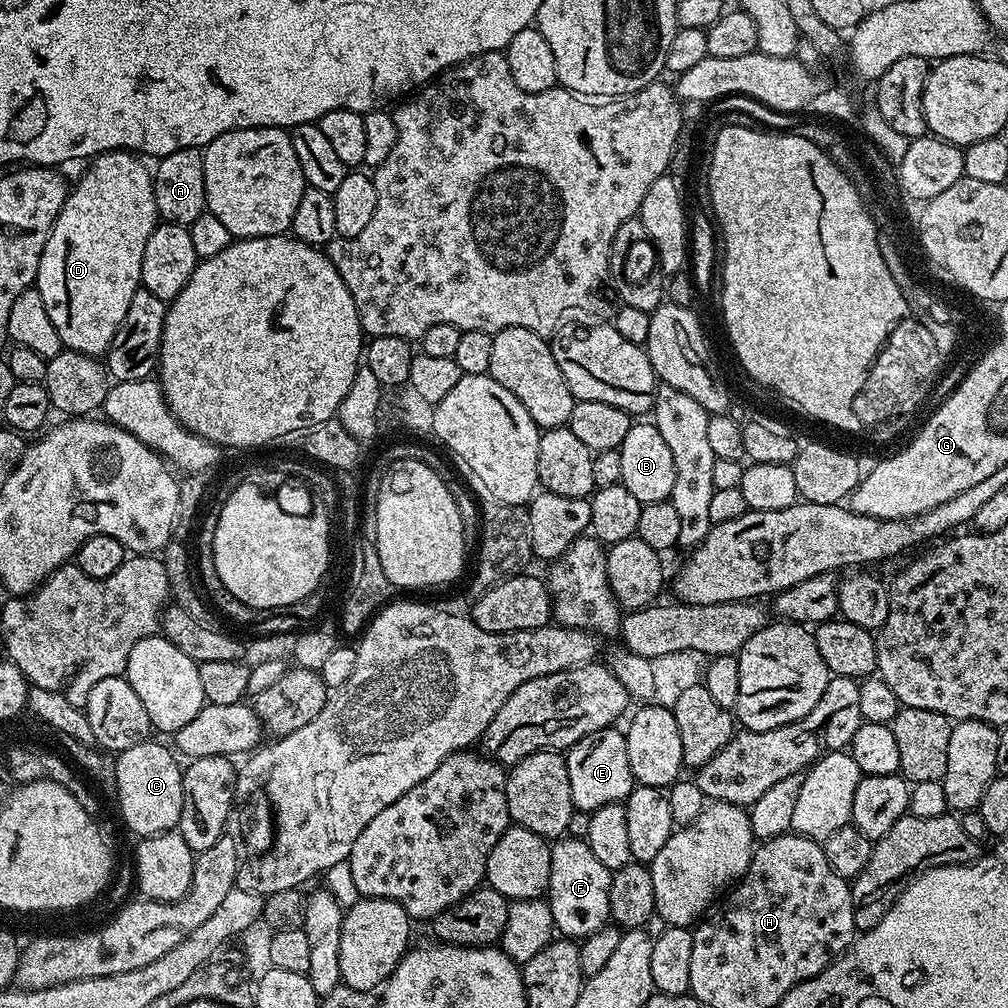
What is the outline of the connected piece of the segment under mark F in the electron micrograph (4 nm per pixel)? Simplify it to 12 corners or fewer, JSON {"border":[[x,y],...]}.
{"border":[[587,839],[551,845],[546,899],[577,942],[610,920],[613,869]]}

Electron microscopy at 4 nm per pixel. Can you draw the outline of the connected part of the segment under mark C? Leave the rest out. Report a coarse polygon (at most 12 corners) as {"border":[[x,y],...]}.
{"border":[[152,738],[115,757],[120,816],[136,838],[173,831],[184,773]]}

